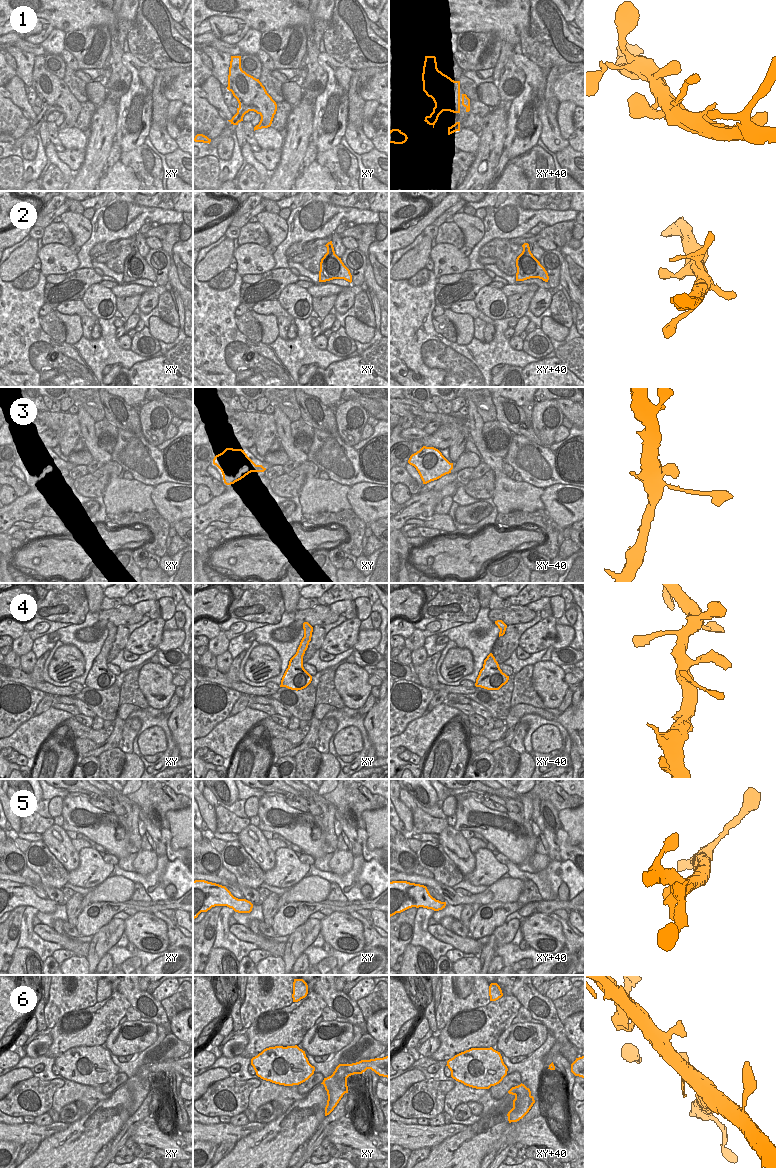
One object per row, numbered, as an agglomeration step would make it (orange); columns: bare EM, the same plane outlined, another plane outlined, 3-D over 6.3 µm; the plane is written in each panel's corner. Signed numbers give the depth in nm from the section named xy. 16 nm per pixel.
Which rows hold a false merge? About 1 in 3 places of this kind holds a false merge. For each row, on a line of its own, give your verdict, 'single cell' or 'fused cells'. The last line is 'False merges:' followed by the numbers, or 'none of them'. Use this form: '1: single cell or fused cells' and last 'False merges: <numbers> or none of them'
1: single cell
2: single cell
3: single cell
4: single cell
5: single cell
6: single cell
False merges: none of them

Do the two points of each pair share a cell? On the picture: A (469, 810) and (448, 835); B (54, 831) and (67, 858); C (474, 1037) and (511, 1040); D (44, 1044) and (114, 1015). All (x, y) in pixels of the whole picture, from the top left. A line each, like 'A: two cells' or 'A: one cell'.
A: two cells
B: one cell
C: two cells
D: two cells

